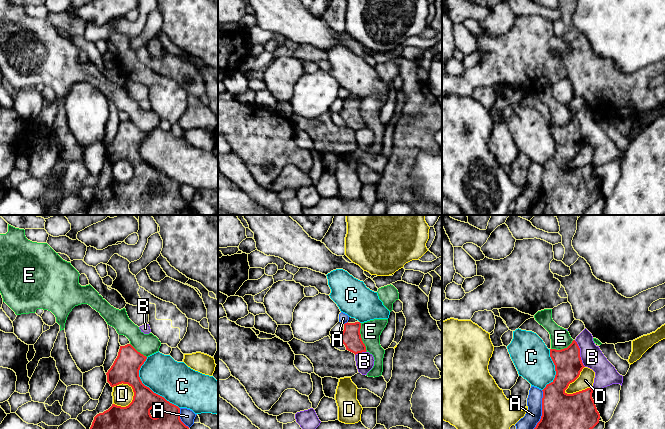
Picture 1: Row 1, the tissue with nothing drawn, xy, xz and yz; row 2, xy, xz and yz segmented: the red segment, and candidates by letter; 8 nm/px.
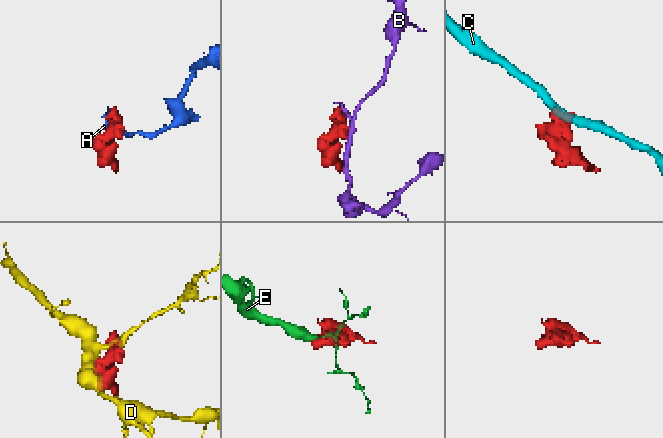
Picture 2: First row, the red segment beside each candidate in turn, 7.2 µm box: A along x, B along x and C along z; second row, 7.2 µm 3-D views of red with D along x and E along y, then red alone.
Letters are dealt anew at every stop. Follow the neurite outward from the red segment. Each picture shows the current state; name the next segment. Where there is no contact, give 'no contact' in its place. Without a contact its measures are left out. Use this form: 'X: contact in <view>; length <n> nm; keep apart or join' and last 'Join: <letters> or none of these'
A: contact in yz; length 400 nm; keep apart
B: contact in yz; length 240 nm; keep apart
C: contact in xy; length 500 nm; keep apart
D: contact in yz; length 280 nm; keep apart
E: contact in xz; length 240 nm; keep apart
Join: none of these

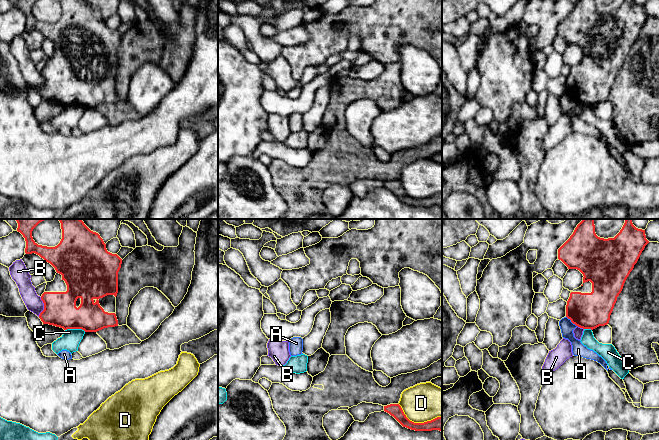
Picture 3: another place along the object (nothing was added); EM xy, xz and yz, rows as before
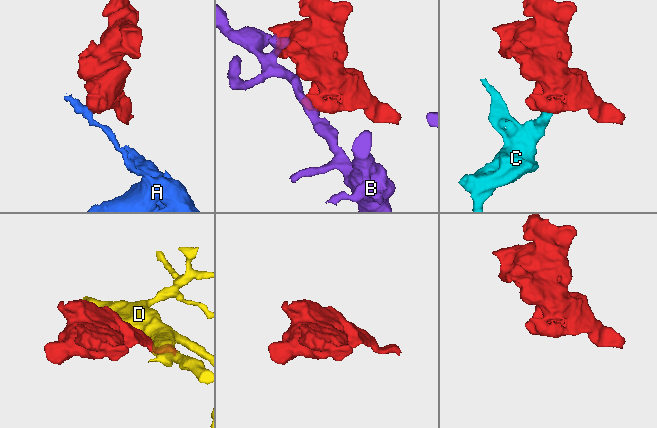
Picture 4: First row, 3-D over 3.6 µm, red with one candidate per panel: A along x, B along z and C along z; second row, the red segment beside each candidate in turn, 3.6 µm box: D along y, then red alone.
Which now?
A: contact in yz; length 120 nm; keep apart
B: contact in xy; length 160 nm; keep apart
C: contact in xy; length 170 nm; keep apart
D: contact in xz; length 360 nm; keep apart
Join: none of these

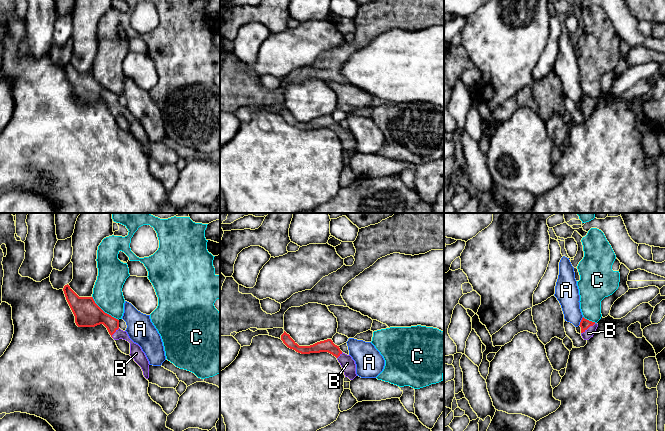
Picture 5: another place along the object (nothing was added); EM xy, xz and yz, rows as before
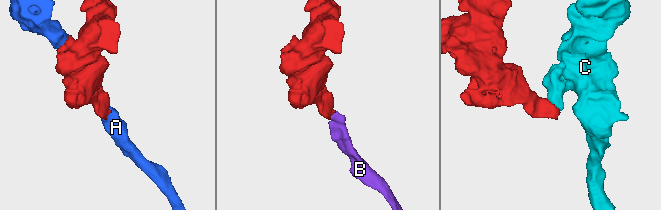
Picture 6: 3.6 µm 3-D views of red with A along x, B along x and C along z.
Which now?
A: contact in yz; length 80 nm; keep apart
B: contact in yz; length 150 nm; join
C: contact in xy; length 300 nm; keep apart
Join: B

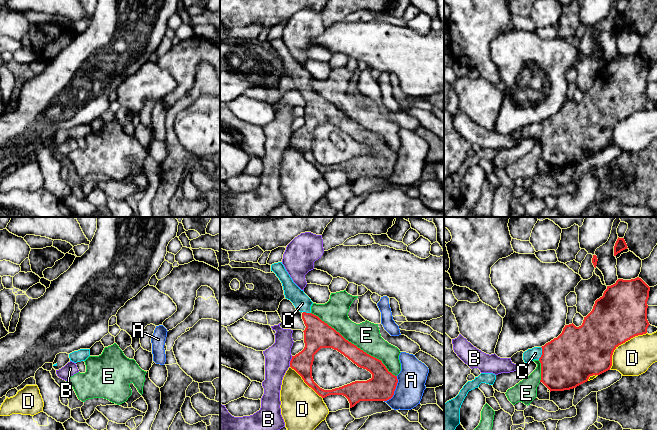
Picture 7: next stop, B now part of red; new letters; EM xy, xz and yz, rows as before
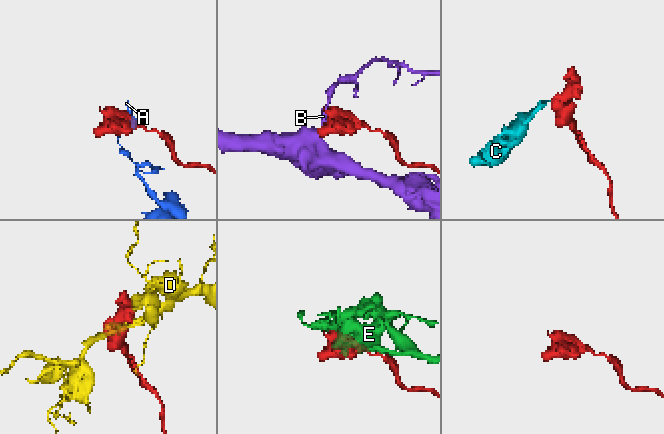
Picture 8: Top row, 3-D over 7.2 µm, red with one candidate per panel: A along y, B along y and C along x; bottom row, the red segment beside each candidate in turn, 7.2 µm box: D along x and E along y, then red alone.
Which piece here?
A: contact in xz; length 240 nm; keep apart
B: contact in xz; length 90 nm; keep apart
C: contact in yz; length 110 nm; join
D: contact in yz; length 420 nm; keep apart
E: contact in xz; length 850 nm; keep apart
Join: C

